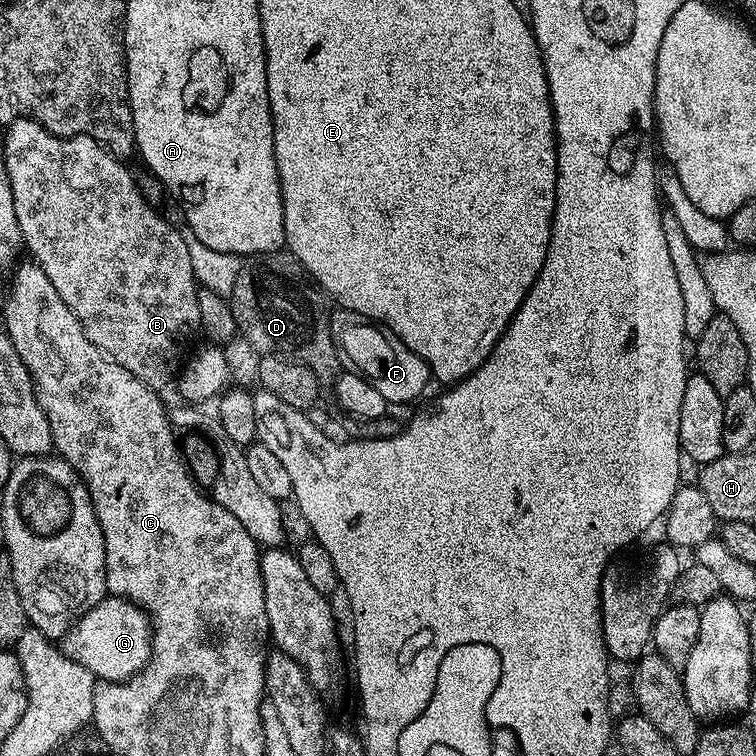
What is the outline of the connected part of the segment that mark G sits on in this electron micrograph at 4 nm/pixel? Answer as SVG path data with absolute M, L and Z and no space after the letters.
M108 594L69 628L58 647L101 681L128 680L137 676L152 656L152 621L136 604Z

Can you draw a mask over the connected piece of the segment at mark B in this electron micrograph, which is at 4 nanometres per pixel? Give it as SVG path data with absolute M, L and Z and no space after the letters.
M18 119L13 124L7 125L4 136L4 152L2 158L6 162L6 174L10 178L10 186L14 194L14 214L18 214L18 226L20 227L20 238L23 247L28 248L31 259L43 270L46 278L54 282L54 290L58 290L58 298L74 310L78 322L82 322L82 330L94 346L98 346L102 351L114 358L134 378L138 378L143 384L157 390L164 390L168 383L173 383L178 369L181 367L182 359L180 355L184 352L184 347L188 344L188 339L192 336L192 331L200 328L200 315L198 314L198 285L194 278L194 266L190 266L190 253L186 251L186 242L182 242L182 234L177 225L172 225L170 221L163 220L155 212L153 205L144 197L141 185L136 184L134 177L128 173L128 164L123 160L118 160L105 150L94 138L89 136L56 136L50 130L46 130L37 120Z

